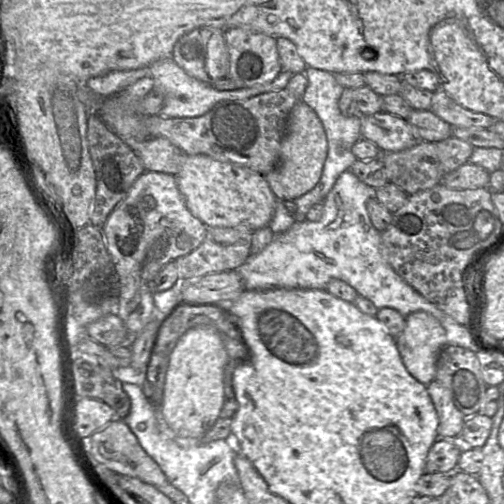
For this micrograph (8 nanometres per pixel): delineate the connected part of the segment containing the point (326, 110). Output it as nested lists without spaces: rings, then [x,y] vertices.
[[[306,67],[305,76],[307,77],[308,85],[300,100],[310,106],[321,120],[327,137],[328,154],[323,166],[321,178],[316,186],[301,197],[292,200],[297,206],[297,211],[294,214],[296,222],[307,220],[306,214],[310,208],[317,203],[323,203],[339,176],[350,169],[351,165],[357,159],[352,153],[352,146],[362,138],[361,114],[346,117],[339,109],[339,100],[344,87],[336,81],[334,74],[328,71]]]

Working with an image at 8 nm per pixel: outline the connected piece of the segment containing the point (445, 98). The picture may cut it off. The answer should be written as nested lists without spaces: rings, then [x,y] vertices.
[[[438,89],[433,93],[430,111],[452,127],[488,129],[496,121],[488,115],[476,113],[462,107],[442,89]]]

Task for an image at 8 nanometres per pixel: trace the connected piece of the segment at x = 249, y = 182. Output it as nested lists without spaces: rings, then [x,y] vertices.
[[[203,154],[183,155],[183,163],[176,179],[186,206],[207,227],[245,226],[256,231],[269,226],[275,210],[276,196],[265,176],[260,173]]]

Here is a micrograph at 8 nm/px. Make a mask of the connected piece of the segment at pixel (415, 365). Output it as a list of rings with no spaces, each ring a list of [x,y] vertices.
[[[423,311],[411,313],[395,343],[412,377],[424,385],[435,380],[438,356],[447,346],[445,329],[435,317]]]

